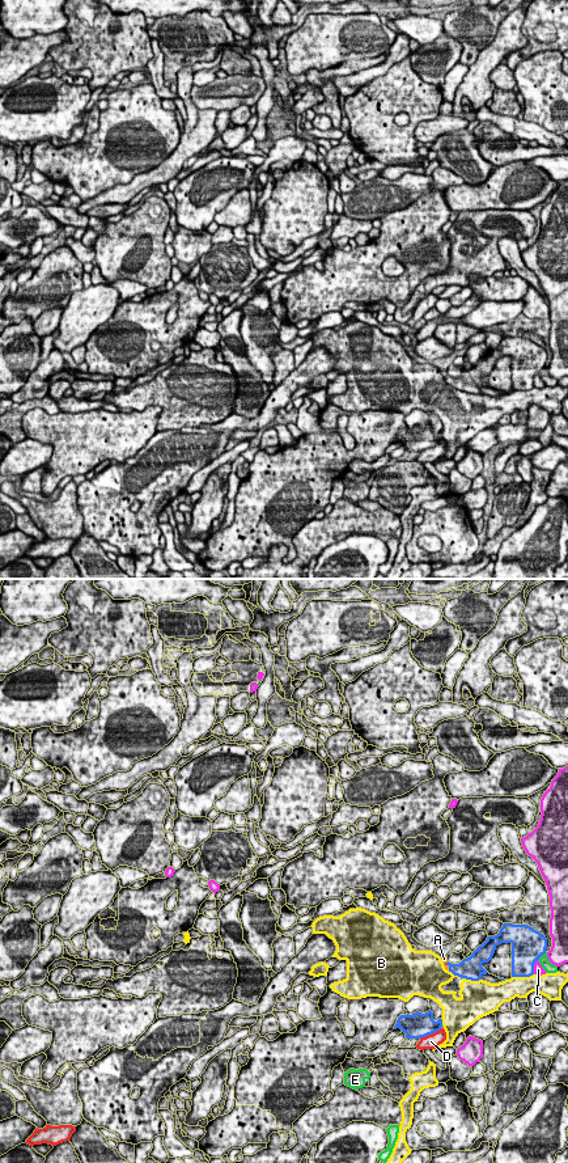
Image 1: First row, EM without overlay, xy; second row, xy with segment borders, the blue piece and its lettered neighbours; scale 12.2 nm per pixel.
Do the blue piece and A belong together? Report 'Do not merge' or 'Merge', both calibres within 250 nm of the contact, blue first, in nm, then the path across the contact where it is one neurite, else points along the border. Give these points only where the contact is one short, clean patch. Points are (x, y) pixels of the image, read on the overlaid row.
Merge. Thickness 220 nm (blue) against 60 nm. Path across: xy (466, 968), (452, 968), (446, 964), (444, 959)

